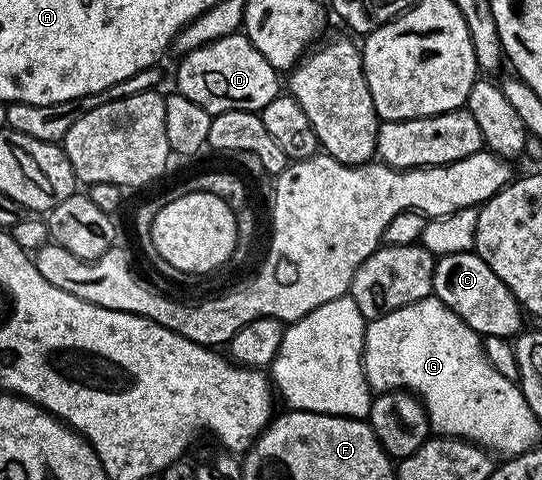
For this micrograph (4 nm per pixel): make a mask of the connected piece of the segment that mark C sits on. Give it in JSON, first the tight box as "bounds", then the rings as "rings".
{"bounds":[433,251,523,339],"rings":[[[477,251],[444,254],[435,260],[433,296],[441,299],[452,311],[456,311],[456,315],[460,315],[460,319],[464,319],[464,323],[468,323],[468,327],[472,327],[472,331],[483,338],[513,339],[523,332],[522,305],[516,295],[508,291],[504,279],[500,279],[500,275],[496,275],[496,271],[492,271],[492,267],[488,267],[488,263],[480,259]]]}

